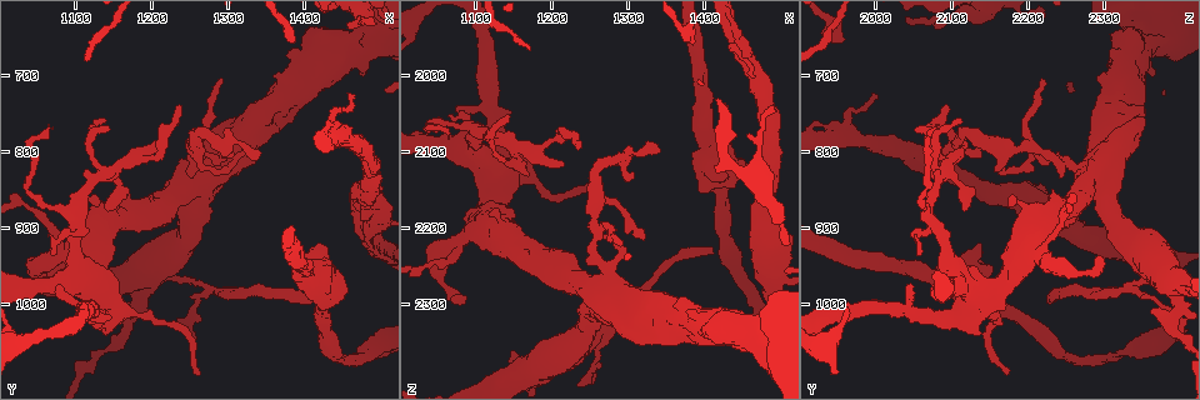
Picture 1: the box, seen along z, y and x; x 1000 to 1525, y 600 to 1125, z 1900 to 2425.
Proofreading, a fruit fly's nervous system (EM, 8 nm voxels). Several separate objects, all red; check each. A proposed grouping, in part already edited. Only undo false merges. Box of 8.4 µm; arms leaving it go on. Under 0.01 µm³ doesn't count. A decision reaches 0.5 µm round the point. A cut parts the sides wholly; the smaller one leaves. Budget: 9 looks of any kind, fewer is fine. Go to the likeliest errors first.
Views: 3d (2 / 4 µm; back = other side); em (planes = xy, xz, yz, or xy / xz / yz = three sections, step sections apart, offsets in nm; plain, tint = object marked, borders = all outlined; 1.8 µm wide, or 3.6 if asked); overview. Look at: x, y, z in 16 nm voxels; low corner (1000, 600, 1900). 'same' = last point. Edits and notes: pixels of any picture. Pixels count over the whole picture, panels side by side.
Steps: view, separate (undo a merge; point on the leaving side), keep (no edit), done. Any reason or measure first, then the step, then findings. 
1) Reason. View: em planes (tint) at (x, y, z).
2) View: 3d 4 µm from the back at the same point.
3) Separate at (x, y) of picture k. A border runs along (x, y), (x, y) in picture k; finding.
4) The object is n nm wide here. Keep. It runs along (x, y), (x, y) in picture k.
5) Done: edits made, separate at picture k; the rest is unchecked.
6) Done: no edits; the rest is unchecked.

Thin arm on a thick one. View: em 3.6 µm planes (tint) at (1145, 995, 2125).

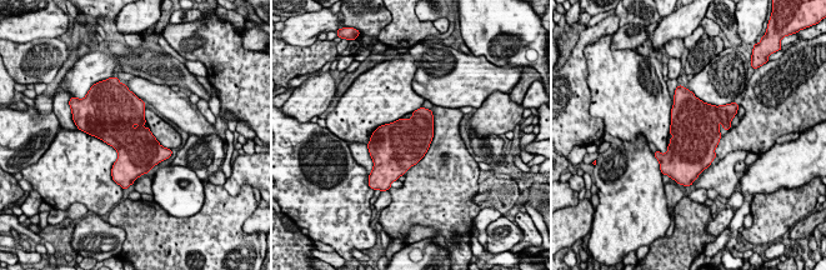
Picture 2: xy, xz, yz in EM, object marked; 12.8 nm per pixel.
The object is 600 nm wide here. Keep. All the same neuron.

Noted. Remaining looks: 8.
View: em xz step 4 (tint) at (1275, 980, 2335).

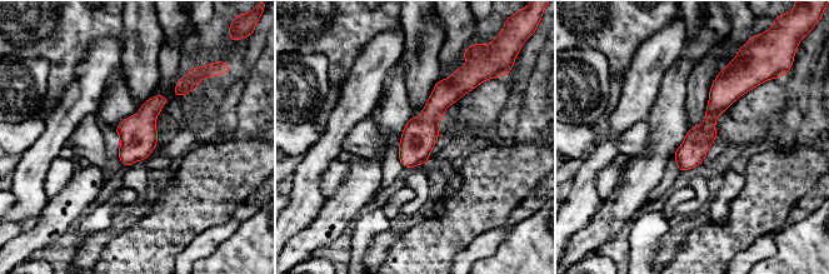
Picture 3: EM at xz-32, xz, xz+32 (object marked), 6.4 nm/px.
Cut it another way. View: em planes (tint) at the same point.

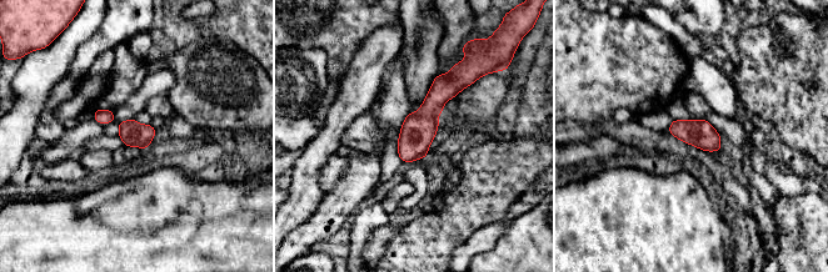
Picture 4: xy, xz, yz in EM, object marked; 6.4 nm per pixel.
Keep. It runs along (462, 77), (433, 104), (404, 159) in picture 4; one neuron here.

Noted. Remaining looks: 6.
Abrupt turn. View: em planes (borders) at (1450, 775, 1965).

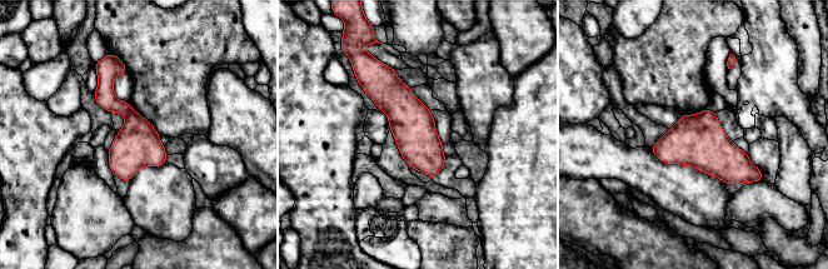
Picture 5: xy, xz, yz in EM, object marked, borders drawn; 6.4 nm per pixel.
The object is 280 nm wide here. Keep. It runs along (379, 75), (412, 123), (432, 174) in picture 5; one neuron here.

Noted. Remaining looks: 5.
View: em xz step 4 (borders) at (1210, 800, 2075).

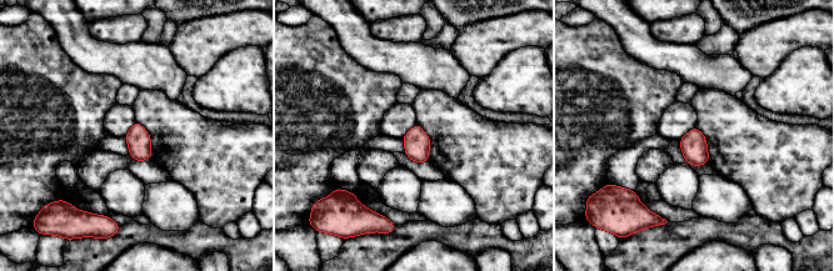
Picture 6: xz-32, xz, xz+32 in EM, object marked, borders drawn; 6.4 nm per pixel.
Keep. One neuron here.

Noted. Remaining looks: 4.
Done: no edits; the rest is unchecked.

